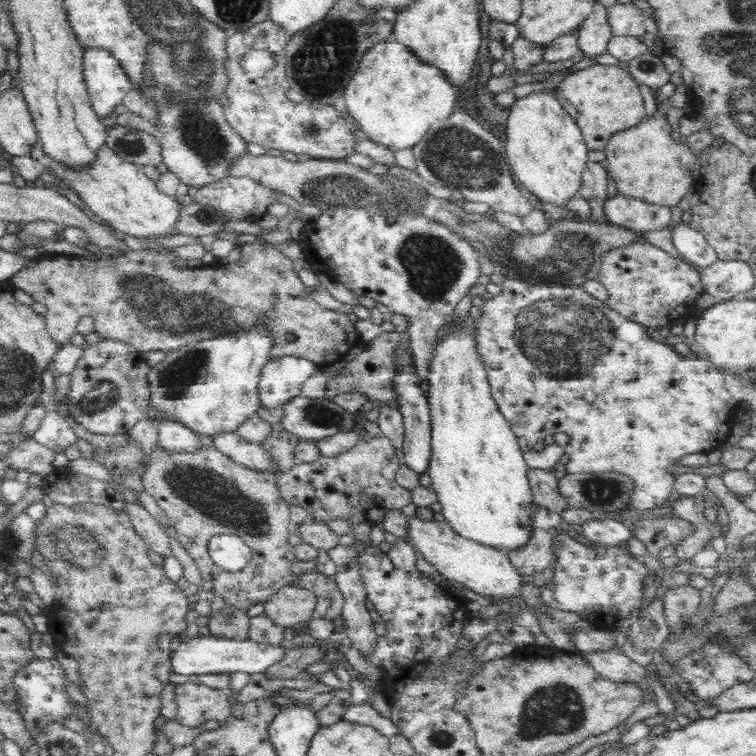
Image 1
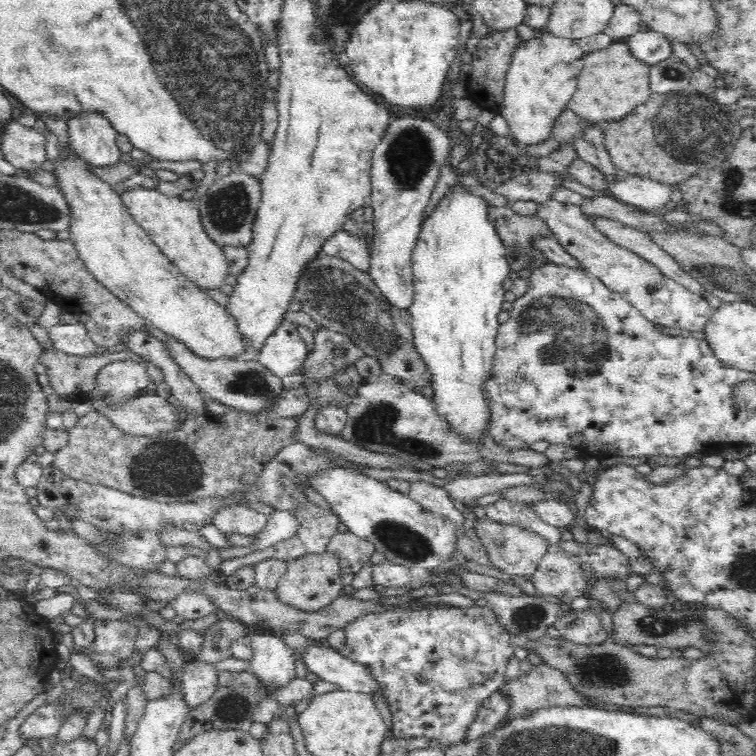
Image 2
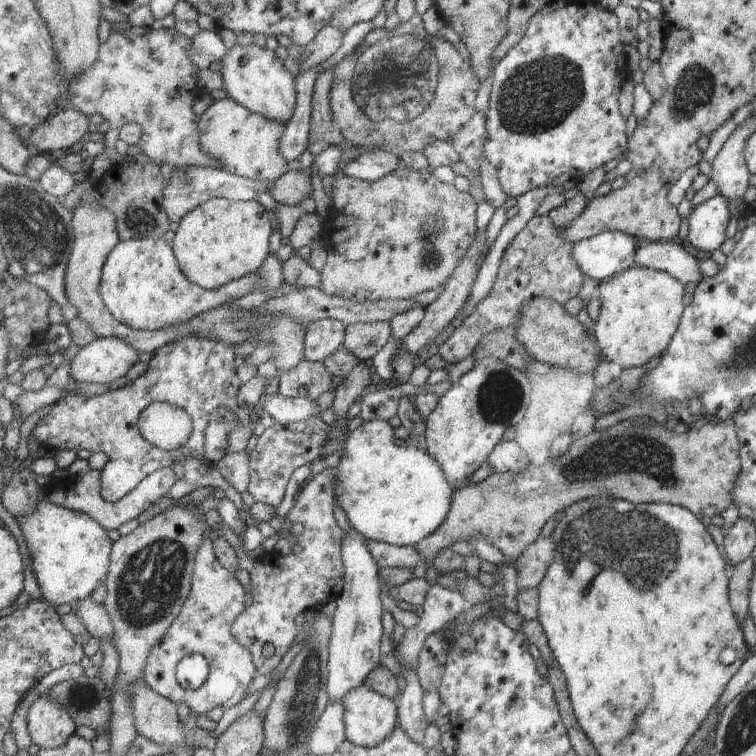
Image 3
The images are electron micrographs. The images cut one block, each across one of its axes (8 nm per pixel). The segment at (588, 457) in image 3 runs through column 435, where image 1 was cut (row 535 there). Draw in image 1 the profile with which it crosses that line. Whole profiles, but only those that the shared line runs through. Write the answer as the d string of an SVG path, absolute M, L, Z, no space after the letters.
M557 527L551 529L535 528L532 540L518 552L508 553L509 559L521 575L534 575L544 570L551 560L552 544L562 535Z

